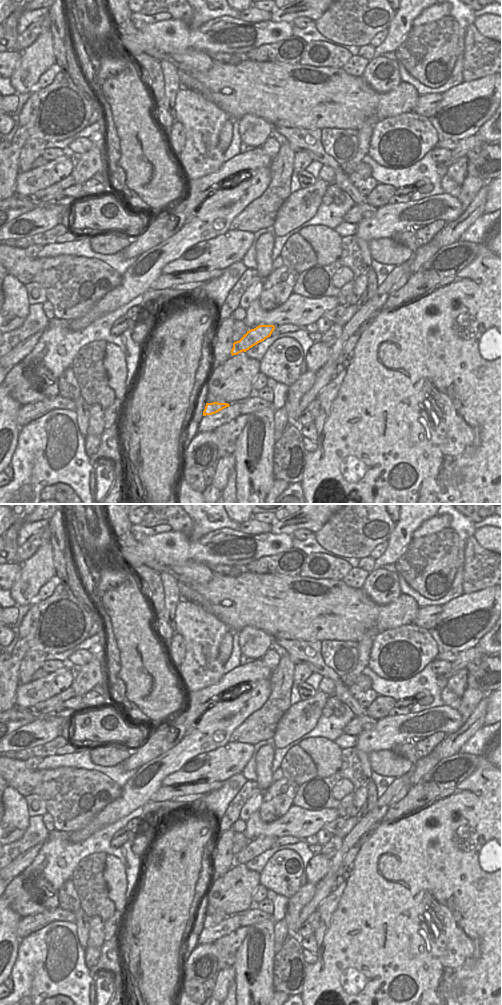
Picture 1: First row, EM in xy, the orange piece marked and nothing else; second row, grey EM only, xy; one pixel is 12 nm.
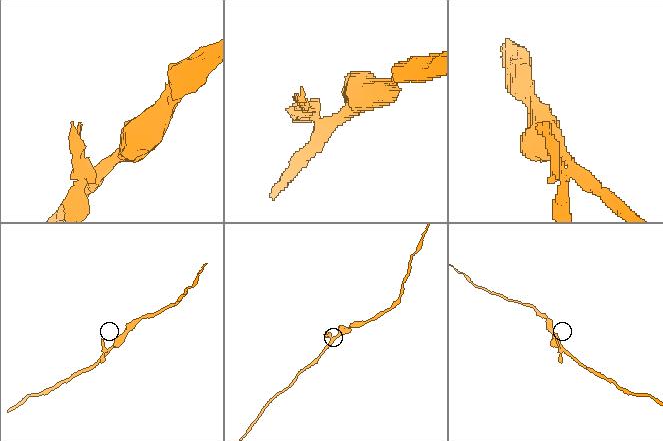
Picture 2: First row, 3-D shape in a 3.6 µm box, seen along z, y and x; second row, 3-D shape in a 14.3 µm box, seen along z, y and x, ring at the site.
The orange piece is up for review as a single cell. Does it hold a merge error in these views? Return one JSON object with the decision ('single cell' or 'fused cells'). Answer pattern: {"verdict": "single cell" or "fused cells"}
{"verdict": "fused cells"}

